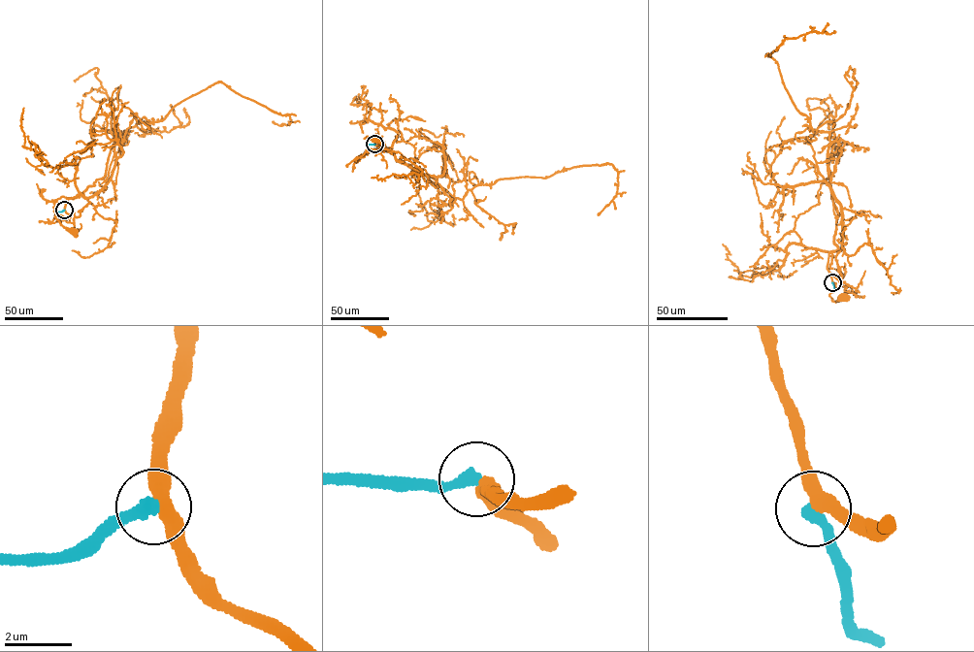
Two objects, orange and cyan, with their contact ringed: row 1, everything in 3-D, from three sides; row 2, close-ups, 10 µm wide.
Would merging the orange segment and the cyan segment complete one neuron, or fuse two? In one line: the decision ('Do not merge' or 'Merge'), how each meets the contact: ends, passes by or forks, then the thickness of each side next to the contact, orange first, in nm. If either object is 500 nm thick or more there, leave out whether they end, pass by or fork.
Do not merge. At the ring orange passes by. At the ring cyan ends. Thickness 440 nm (orange) against 360 nm

